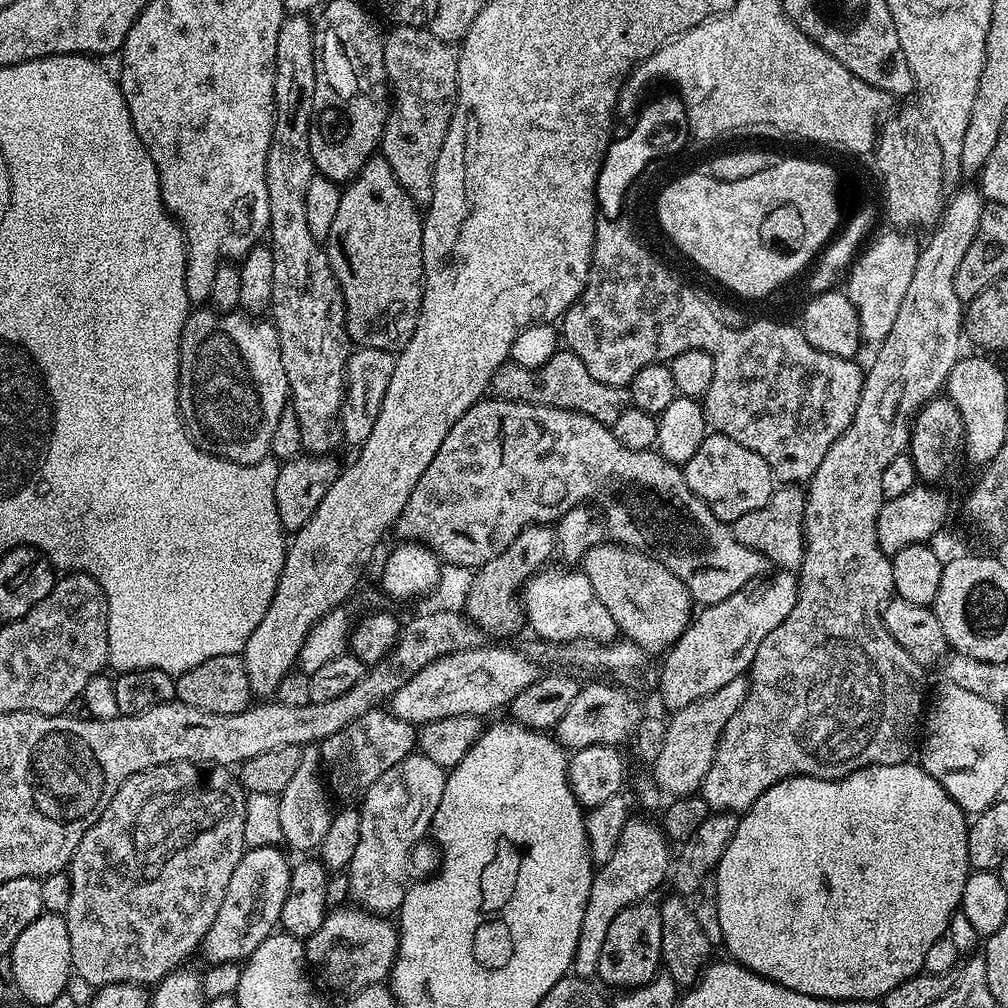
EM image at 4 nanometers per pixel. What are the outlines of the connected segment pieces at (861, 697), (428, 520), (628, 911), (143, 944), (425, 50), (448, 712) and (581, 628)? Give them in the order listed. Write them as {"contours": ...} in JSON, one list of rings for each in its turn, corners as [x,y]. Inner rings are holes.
{"contours":[[[[975,187],[972,188],[964,188],[961,192],[956,192],[953,196],[951,193],[947,197],[946,207],[938,223],[931,229],[930,235],[932,237],[929,238],[928,245],[925,243],[921,247],[918,266],[914,266],[914,278],[910,278],[910,287],[907,288],[905,296],[902,297],[902,306],[894,318],[894,326],[890,326],[890,334],[886,334],[886,338],[879,341],[877,348],[880,349],[877,350],[872,365],[867,365],[862,394],[858,398],[858,410],[854,410],[854,418],[848,429],[836,439],[834,446],[830,446],[830,450],[826,450],[826,458],[822,458],[822,466],[818,466],[818,470],[812,475],[811,480],[807,481],[804,501],[804,560],[798,569],[798,587],[794,610],[790,610],[786,622],[782,622],[782,626],[778,626],[778,630],[770,630],[770,634],[767,634],[757,647],[748,680],[748,697],[742,702],[740,709],[726,722],[724,733],[720,735],[720,741],[716,747],[714,762],[702,781],[702,795],[708,803],[709,809],[743,814],[751,808],[752,803],[763,792],[770,790],[770,786],[788,779],[789,776],[813,776],[819,780],[841,780],[843,776],[849,776],[852,772],[869,768],[871,764],[902,764],[911,757],[908,755],[912,752],[912,743],[915,740],[917,743],[918,725],[921,723],[922,713],[926,708],[926,696],[924,700],[924,676],[926,676],[926,672],[918,662],[914,662],[914,658],[910,658],[910,654],[906,654],[906,650],[902,650],[902,646],[898,646],[898,642],[894,642],[894,634],[890,634],[890,630],[886,630],[884,625],[882,613],[885,604],[894,596],[894,574],[892,573],[890,557],[880,548],[876,523],[878,522],[878,514],[885,502],[882,494],[882,474],[886,470],[886,466],[890,466],[890,462],[894,462],[894,458],[901,455],[909,447],[913,417],[929,400],[937,399],[941,395],[942,389],[948,383],[950,370],[962,356],[960,336],[962,340],[962,325],[966,308],[958,298],[958,294],[954,294],[954,274],[958,274],[958,262],[962,262],[962,258],[966,258],[966,250],[970,250],[970,242],[974,242],[974,238],[978,234],[978,222],[986,207],[981,193]]],[[[481,398],[477,404],[470,406],[470,410],[466,410],[466,414],[462,414],[462,418],[458,418],[458,422],[454,422],[450,434],[446,434],[446,442],[442,442],[438,454],[434,454],[434,462],[430,462],[430,466],[426,466],[426,474],[422,474],[422,478],[418,478],[418,486],[414,486],[408,499],[408,505],[397,518],[394,532],[400,535],[401,541],[415,542],[423,544],[425,548],[431,548],[445,565],[457,564],[460,568],[475,570],[486,562],[498,558],[498,554],[502,554],[502,550],[506,550],[506,546],[510,546],[510,542],[514,542],[517,534],[526,526],[531,524],[551,525],[553,522],[561,520],[572,508],[579,508],[592,502],[588,500],[594,499],[595,496],[597,502],[600,503],[599,511],[602,513],[607,535],[615,543],[623,544],[625,548],[633,548],[635,552],[646,552],[655,560],[660,560],[662,566],[666,566],[666,570],[673,572],[686,585],[697,605],[705,606],[722,602],[735,591],[741,590],[746,582],[769,571],[768,559],[758,550],[747,548],[745,544],[738,542],[734,538],[731,527],[725,521],[719,520],[710,510],[710,506],[706,506],[706,502],[702,498],[698,498],[684,485],[683,471],[666,458],[662,458],[659,452],[626,450],[626,446],[622,446],[618,442],[618,438],[614,438],[609,425],[598,422],[593,416],[587,416],[581,412],[495,398]]],[[[652,902],[626,906],[612,922],[598,958],[596,976],[615,990],[641,988],[661,971],[662,918],[659,907]]],[[[179,760],[177,764],[155,764],[153,768],[142,770],[131,776],[114,794],[110,806],[102,810],[98,822],[82,834],[82,842],[72,855],[70,875],[72,877],[72,893],[70,906],[66,913],[72,967],[75,975],[81,976],[93,989],[104,988],[107,984],[138,984],[155,986],[168,975],[175,972],[185,963],[184,960],[192,951],[199,949],[204,942],[204,935],[210,930],[210,922],[214,922],[214,914],[218,914],[218,906],[222,906],[222,898],[226,898],[226,890],[230,886],[230,877],[234,874],[234,866],[243,858],[246,845],[244,831],[246,830],[245,791],[240,786],[239,779],[232,776],[227,767],[212,766],[205,770],[201,765],[189,764]]],[[[397,24],[391,31],[384,38],[384,65],[390,85],[390,111],[379,151],[390,162],[390,170],[394,170],[394,178],[398,178],[402,190],[410,194],[416,205],[427,206],[434,198],[434,170],[456,109],[456,79],[460,57],[449,41],[438,38],[426,26]]],[[[484,647],[462,650],[430,662],[430,666],[414,674],[406,686],[402,686],[390,697],[391,713],[415,726],[458,714],[474,714],[484,718],[487,712],[507,709],[512,700],[518,698],[526,686],[530,686],[530,682],[542,675],[542,668],[520,652],[510,648]]],[[[549,567],[547,570],[541,570],[528,579],[528,583],[522,589],[522,603],[524,605],[524,615],[526,617],[527,627],[533,628],[538,635],[544,640],[549,640],[552,644],[560,644],[559,646],[568,646],[573,642],[591,642],[593,644],[611,644],[613,640],[617,639],[618,629],[614,618],[610,618],[610,610],[606,610],[606,606],[602,606],[602,602],[598,602],[598,598],[594,594],[594,586],[590,586],[590,578],[586,578],[586,574],[582,570],[568,570],[572,572],[563,572],[560,568]]]]}

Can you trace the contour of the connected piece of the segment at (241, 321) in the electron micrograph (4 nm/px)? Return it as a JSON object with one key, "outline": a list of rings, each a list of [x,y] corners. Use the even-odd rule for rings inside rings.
{"outline":[[[200,306],[197,310],[189,311],[182,338],[180,339],[180,381],[178,382],[178,402],[180,403],[180,414],[184,418],[184,428],[199,448],[209,452],[211,456],[222,456],[226,460],[232,460],[235,464],[256,464],[259,460],[269,459],[271,453],[271,439],[274,430],[277,429],[278,418],[282,415],[284,405],[289,403],[290,393],[288,390],[288,379],[286,370],[282,366],[282,354],[280,353],[280,339],[276,333],[275,324],[267,319],[260,320],[245,314],[243,311],[218,312],[211,306]]]}

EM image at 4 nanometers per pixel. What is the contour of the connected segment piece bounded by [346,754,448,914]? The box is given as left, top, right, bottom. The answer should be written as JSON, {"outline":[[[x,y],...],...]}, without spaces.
{"outline":[[[411,754],[386,770],[366,792],[359,805],[362,830],[358,846],[346,869],[349,897],[363,911],[369,914],[399,913],[410,887],[408,859],[412,856],[412,847],[424,835],[429,835],[447,781],[446,769],[438,766],[438,762]]]}

